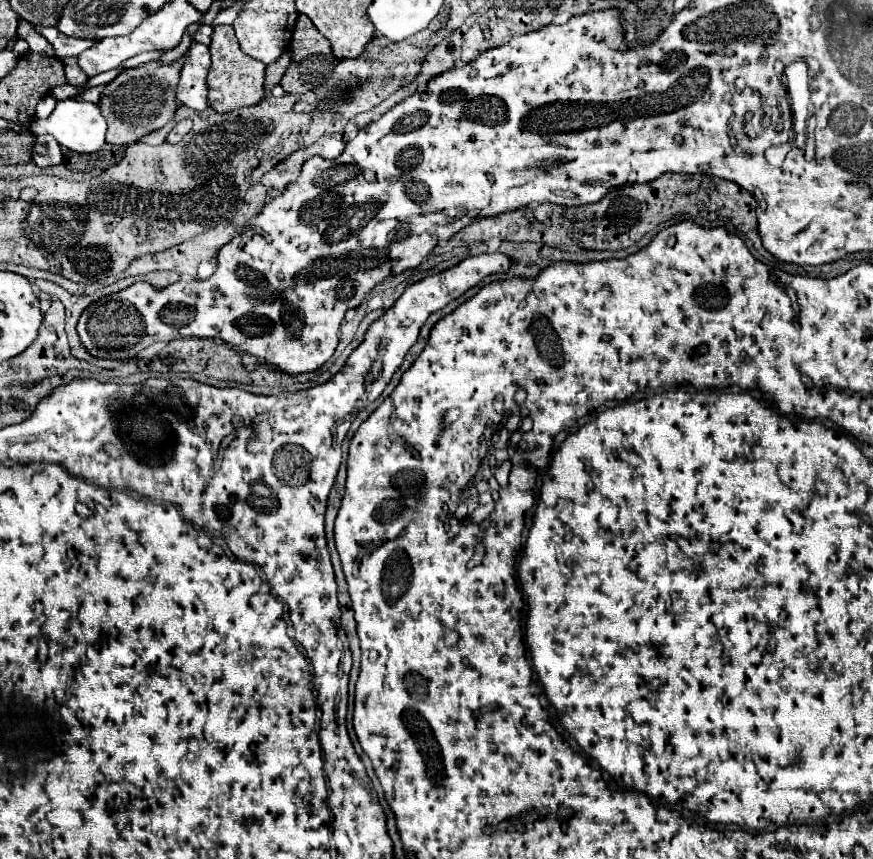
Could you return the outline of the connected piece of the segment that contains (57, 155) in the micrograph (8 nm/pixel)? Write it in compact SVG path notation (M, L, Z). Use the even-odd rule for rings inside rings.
M37 135L35 139L37 141L33 143L33 149L31 149L33 151L31 161L37 167L51 167L51 165L63 163L63 151L51 135Z

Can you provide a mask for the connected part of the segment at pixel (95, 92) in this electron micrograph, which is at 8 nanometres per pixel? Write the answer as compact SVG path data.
M103 84L103 85L99 85L97 87L91 88L89 89L89 91L86 91L83 95L77 96L75 100L98 103L106 85L107 84Z

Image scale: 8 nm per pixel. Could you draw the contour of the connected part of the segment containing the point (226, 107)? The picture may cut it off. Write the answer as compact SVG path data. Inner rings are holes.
M219 25L211 35L211 69L207 73L207 99L209 107L217 113L229 113L237 107L251 107L265 99L265 65L241 53L233 25Z

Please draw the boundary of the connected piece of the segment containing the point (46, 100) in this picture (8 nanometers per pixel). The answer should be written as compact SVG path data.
M46 96L42 98L35 111L35 116L38 119L46 119L54 110L55 106L57 105L58 101L53 99L51 96Z

